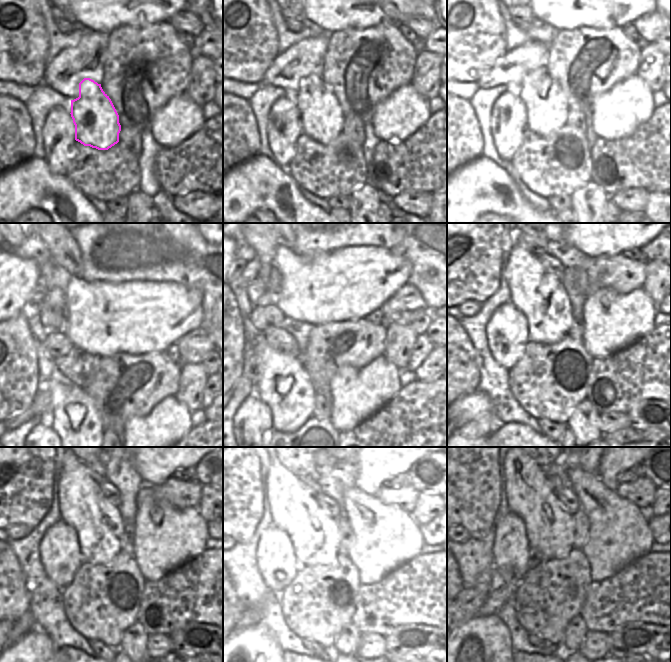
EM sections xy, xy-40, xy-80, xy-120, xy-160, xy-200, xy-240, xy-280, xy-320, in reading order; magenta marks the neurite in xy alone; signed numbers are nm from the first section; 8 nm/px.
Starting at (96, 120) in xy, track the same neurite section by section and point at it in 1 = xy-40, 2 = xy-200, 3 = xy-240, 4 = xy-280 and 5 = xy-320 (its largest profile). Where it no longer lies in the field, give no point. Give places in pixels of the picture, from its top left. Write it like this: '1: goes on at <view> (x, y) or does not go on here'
1: goes on at xy-40 (321, 115)
2: goes on at xy-200 (538, 294)
3: goes on at xy-240 (99, 526)
4: goes on at xy-280 (324, 525)
5: goes on at xy-320 (550, 529)

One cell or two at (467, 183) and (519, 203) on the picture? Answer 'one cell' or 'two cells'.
one cell

